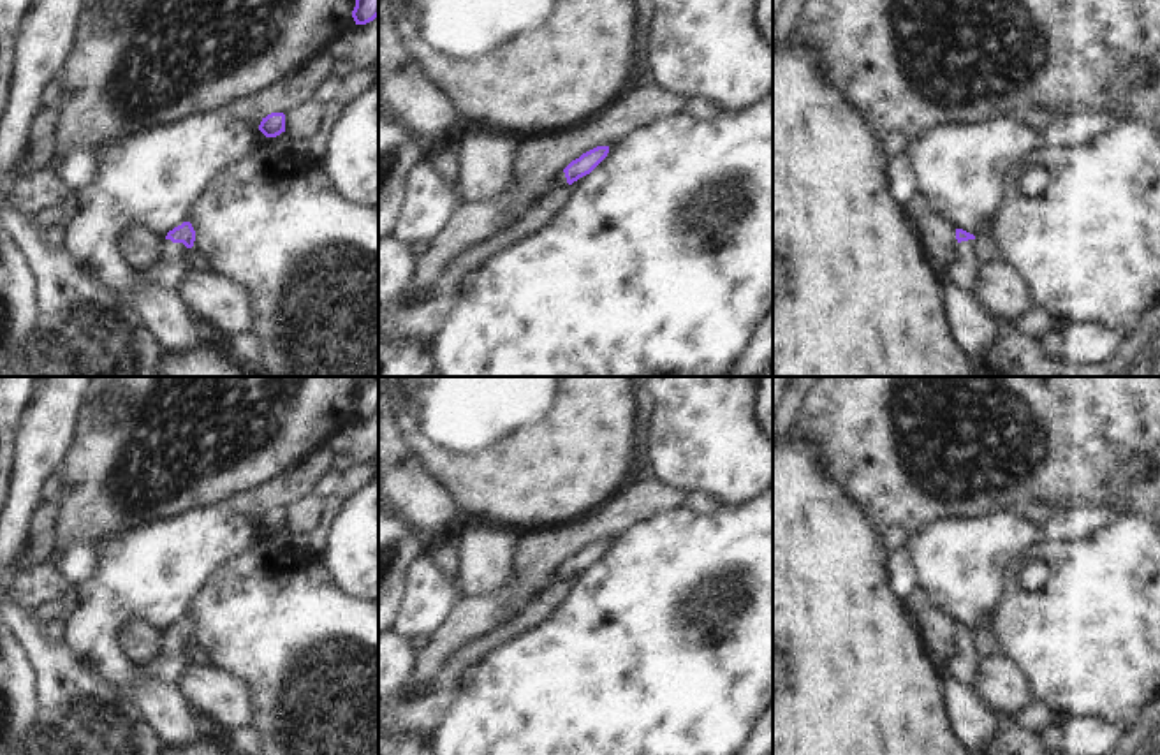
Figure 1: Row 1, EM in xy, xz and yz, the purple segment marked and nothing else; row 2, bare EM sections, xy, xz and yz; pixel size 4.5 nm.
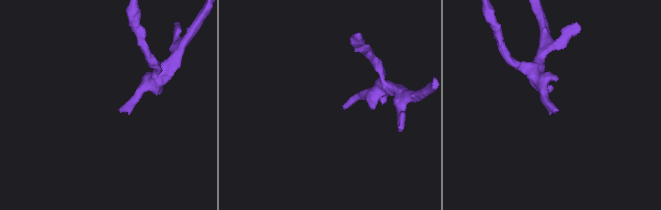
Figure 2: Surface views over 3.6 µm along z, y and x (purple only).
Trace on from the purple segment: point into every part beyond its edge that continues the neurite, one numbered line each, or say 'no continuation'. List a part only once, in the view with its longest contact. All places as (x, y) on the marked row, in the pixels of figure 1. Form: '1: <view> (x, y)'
1: xy (171, 266)

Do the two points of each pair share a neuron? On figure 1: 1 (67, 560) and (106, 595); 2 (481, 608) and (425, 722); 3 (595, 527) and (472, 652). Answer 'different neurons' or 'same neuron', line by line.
1: different neurons
2: different neurons
3: different neurons

